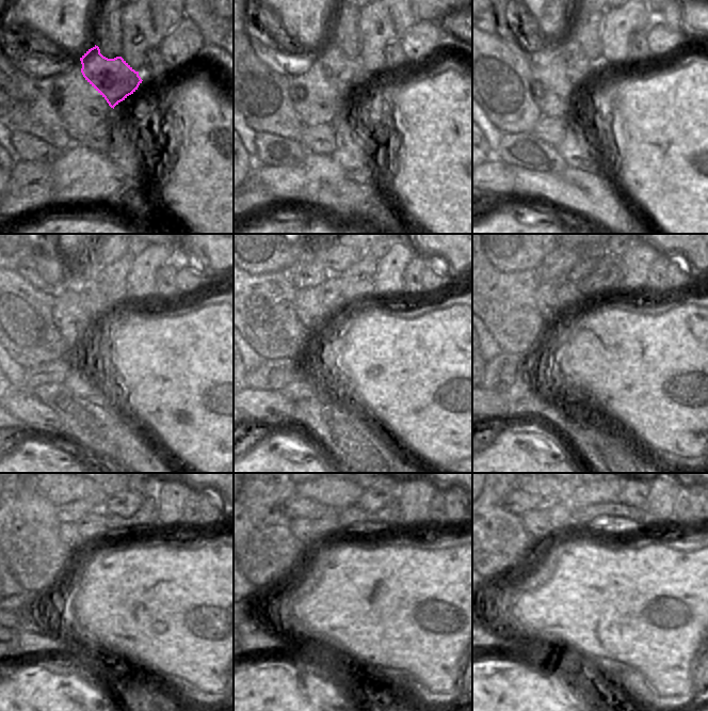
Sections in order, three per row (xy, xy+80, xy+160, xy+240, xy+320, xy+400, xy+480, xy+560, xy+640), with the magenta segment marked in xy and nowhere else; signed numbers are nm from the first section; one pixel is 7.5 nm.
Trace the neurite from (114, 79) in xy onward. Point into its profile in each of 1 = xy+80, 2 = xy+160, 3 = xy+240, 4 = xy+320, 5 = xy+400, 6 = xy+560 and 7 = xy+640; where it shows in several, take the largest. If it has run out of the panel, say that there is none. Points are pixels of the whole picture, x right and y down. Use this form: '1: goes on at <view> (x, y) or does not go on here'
1: goes on at xy+80 (342, 73)
2: goes on at xy+160 (578, 66)
3: goes on at xy+240 (92, 293)
4: goes on at xy+320 (330, 295)
5: goes on at xy+400 (565, 289)
6: goes on at xy+560 (325, 522)
7: goes on at xy+640 (562, 516)

